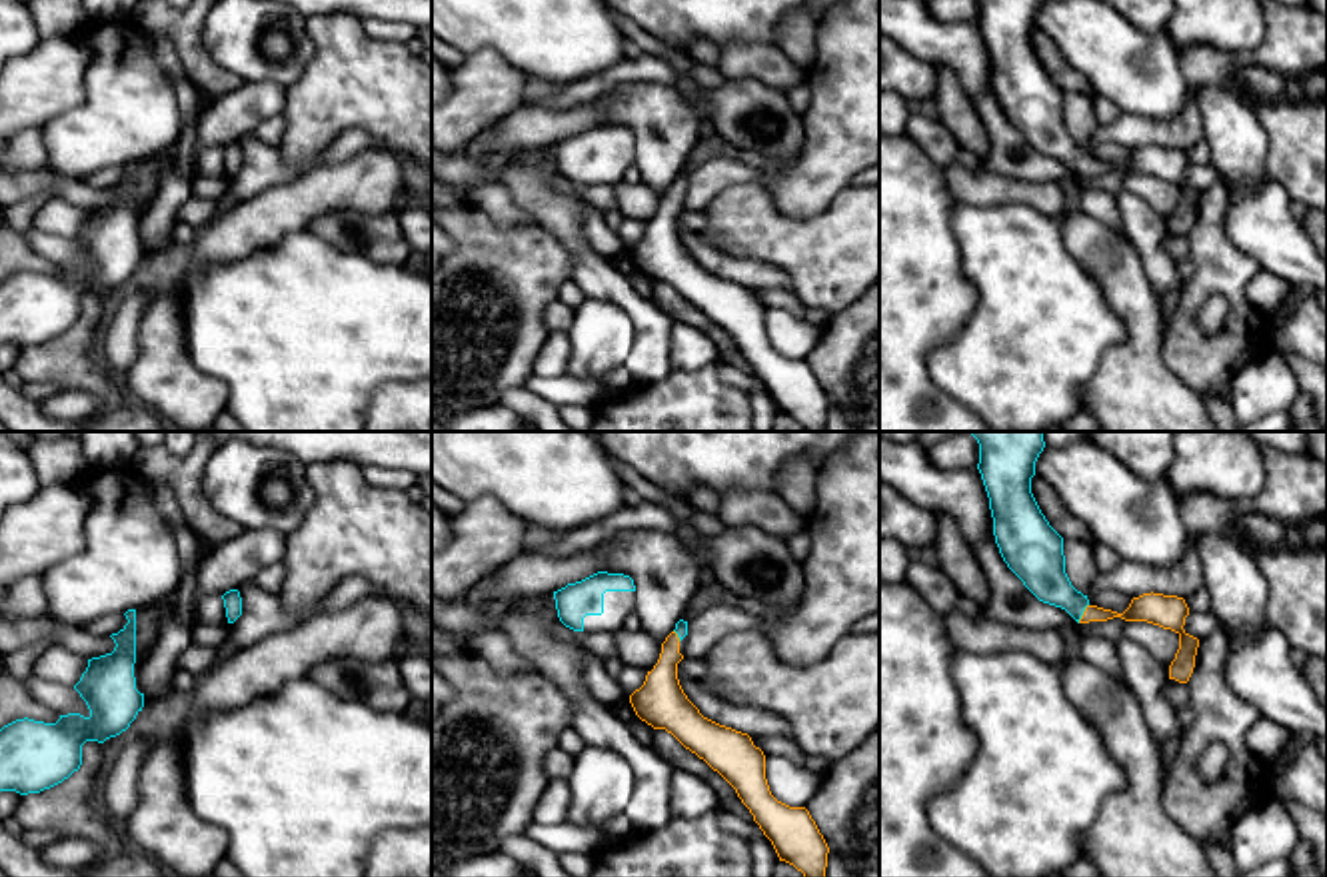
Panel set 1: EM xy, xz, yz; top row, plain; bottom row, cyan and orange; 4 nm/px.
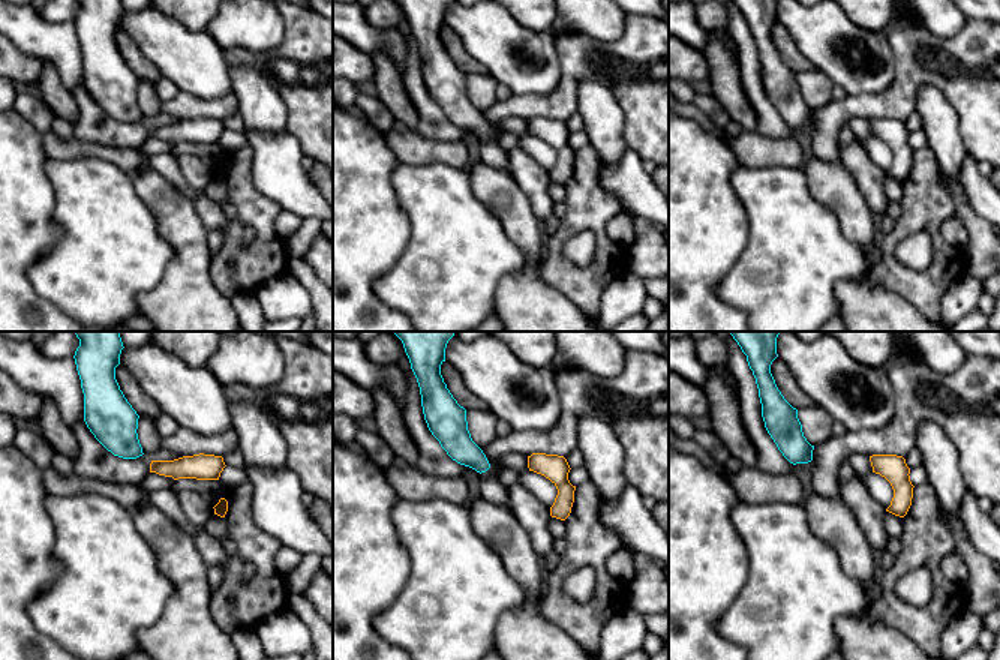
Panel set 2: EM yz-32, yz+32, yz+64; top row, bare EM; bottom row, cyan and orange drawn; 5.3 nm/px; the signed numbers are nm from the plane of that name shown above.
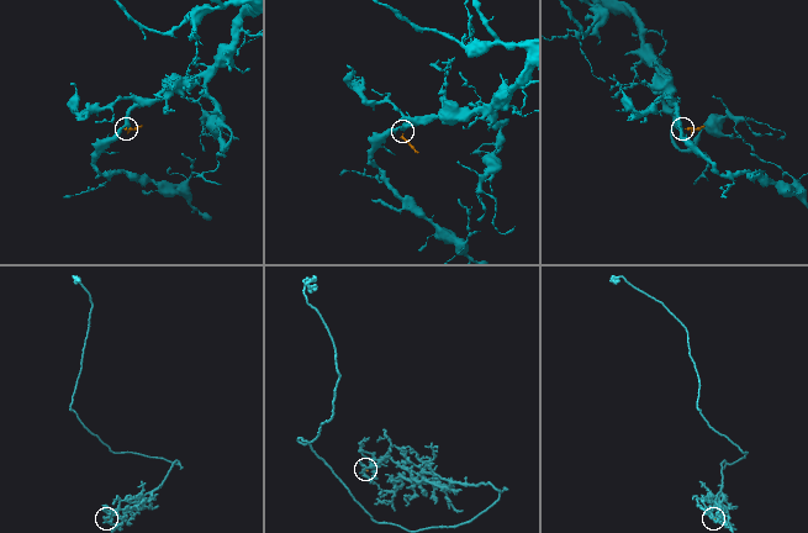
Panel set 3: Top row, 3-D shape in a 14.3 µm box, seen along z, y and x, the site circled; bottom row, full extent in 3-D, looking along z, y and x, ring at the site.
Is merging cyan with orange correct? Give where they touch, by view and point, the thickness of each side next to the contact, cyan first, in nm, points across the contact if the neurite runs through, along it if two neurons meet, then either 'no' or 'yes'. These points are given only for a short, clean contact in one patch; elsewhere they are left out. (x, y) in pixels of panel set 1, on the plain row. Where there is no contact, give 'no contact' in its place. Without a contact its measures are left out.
meets cyan in yz at (1082, 166); 190 nm thick on the cyan side, 110 nm on the other; runs through yz (1042, 118), (1042, 124), (1082, 166), (1134, 166), (1144, 160); yes

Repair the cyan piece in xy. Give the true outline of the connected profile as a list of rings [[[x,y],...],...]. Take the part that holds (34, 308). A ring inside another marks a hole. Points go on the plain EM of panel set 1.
[[[164,150],[150,158],[128,162],[124,168],[128,176],[118,186],[110,188],[116,196],[114,204],[88,212],[86,224],[74,238],[90,262],[88,270],[80,266],[68,266],[60,268],[56,276],[24,270],[0,282],[0,344],[28,348],[62,336],[80,322],[82,298],[86,294],[104,296],[106,292],[120,288],[142,264],[144,244],[140,236],[140,224],[146,212],[138,210],[136,206],[156,200],[160,184],[174,168],[174,162]]]

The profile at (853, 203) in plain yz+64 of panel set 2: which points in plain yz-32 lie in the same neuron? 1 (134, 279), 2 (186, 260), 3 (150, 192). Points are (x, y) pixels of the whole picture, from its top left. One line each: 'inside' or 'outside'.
1: outside
2: inside
3: inside

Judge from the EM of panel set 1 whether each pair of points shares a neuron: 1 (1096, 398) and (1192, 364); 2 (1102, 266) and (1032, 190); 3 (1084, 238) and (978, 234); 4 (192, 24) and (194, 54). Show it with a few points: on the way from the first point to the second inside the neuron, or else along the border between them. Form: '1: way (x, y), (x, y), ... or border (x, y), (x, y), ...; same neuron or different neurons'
1: border (1164, 326), (1160, 356), (1198, 394); different neurons
2: border (1068, 212), (1062, 220); different neurons
3: border (1060, 220), (1064, 246), (1092, 276); different neurons
4: way (192, 32), (192, 46); same neuron

